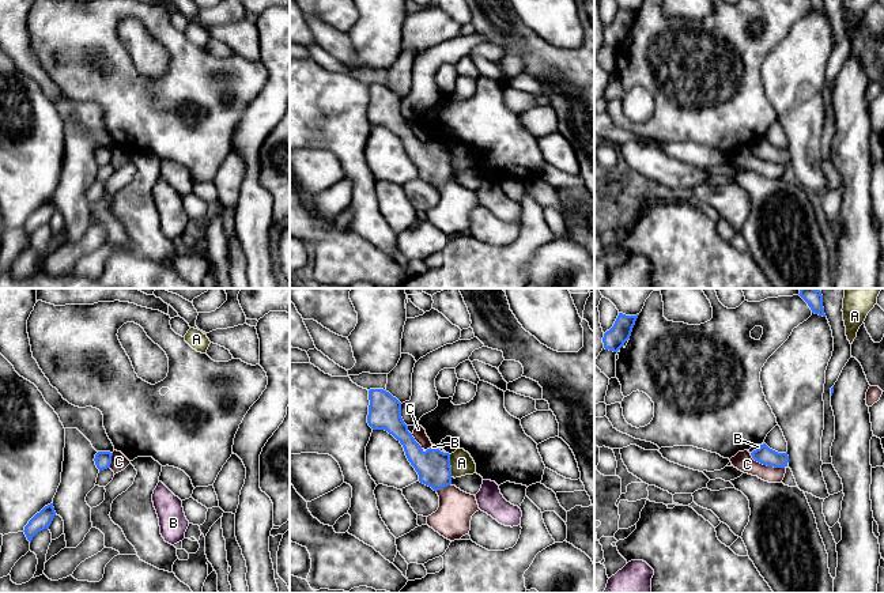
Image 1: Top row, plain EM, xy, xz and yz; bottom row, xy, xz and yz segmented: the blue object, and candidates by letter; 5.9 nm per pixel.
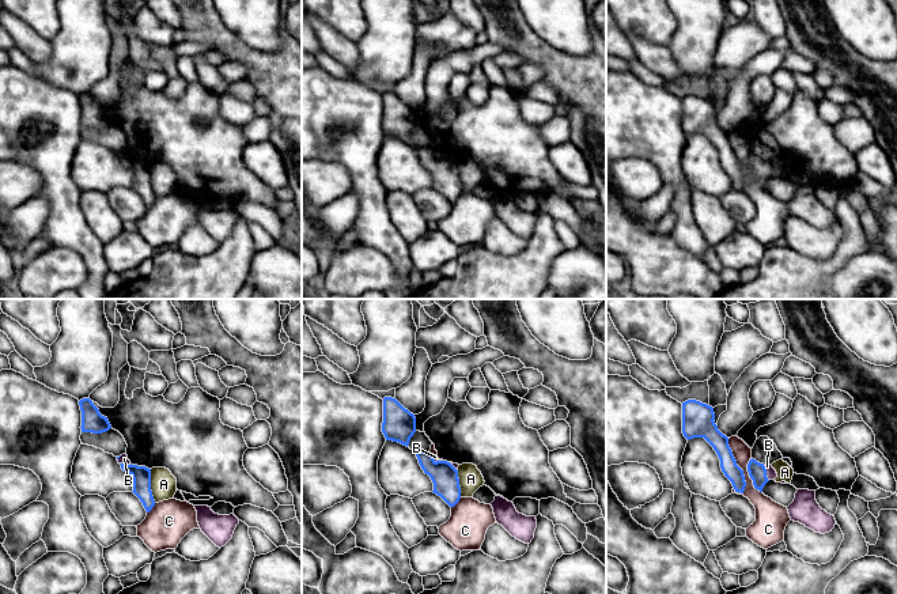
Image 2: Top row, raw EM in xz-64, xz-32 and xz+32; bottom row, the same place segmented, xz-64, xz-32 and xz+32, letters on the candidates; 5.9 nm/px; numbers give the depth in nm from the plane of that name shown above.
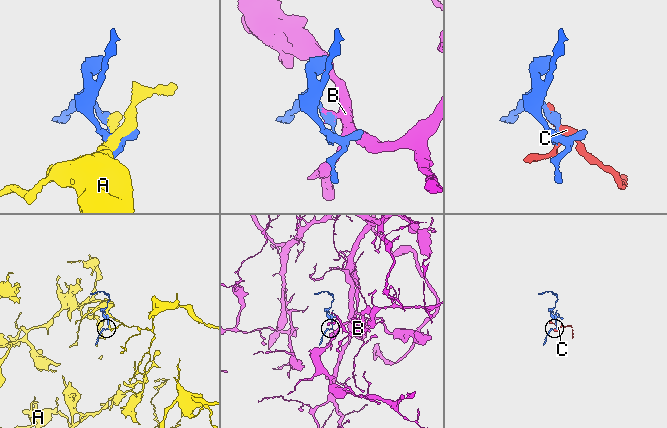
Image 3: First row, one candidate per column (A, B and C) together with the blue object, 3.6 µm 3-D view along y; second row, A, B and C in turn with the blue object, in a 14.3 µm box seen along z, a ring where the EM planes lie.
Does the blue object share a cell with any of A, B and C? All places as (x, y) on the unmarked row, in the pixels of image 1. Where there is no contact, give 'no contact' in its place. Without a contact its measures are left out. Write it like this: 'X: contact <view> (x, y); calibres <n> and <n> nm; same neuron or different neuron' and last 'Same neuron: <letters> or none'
A: contact xz (449, 161); calibres 200 and 140 nm; different neuron
B: contact xz (438, 144); calibres 200 and 20 nm; same neuron
C: contact yz (766, 159); calibres 110 and 110 nm; different neuron
Same neuron: B

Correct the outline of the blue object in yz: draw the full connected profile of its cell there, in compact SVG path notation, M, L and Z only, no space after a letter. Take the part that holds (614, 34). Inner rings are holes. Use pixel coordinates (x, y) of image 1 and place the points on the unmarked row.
M619 8L613 22L604 29L602 33L604 44L617 48L630 34L638 11L639 10L626 11L623 8Z

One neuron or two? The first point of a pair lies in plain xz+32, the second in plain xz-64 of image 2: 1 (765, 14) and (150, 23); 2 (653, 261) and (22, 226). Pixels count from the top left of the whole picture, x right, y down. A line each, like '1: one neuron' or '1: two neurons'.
1: two neurons
2: two neurons

